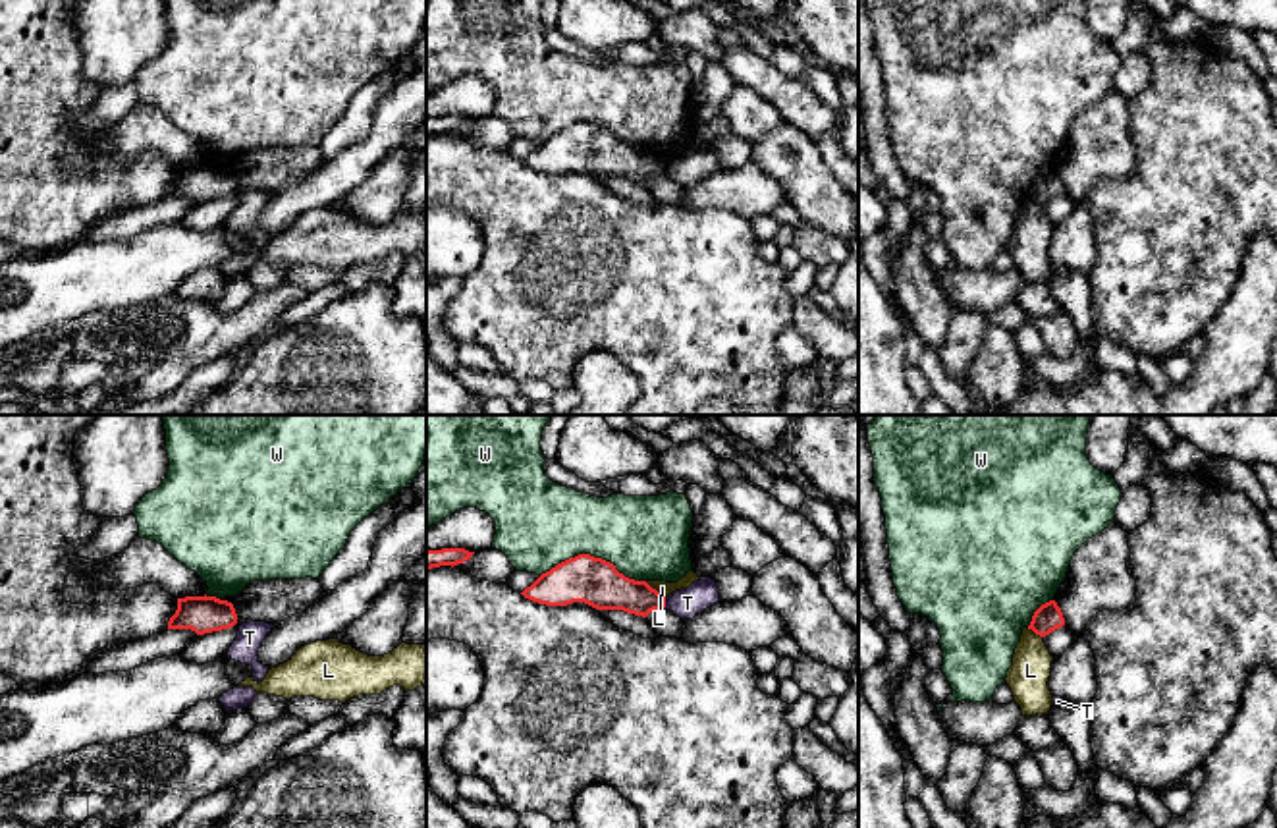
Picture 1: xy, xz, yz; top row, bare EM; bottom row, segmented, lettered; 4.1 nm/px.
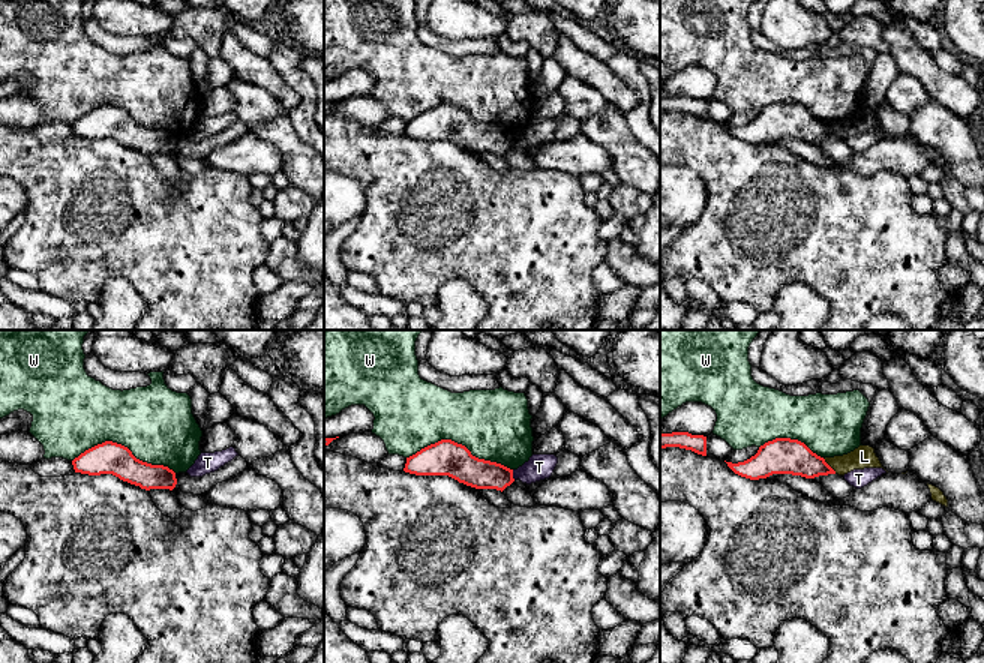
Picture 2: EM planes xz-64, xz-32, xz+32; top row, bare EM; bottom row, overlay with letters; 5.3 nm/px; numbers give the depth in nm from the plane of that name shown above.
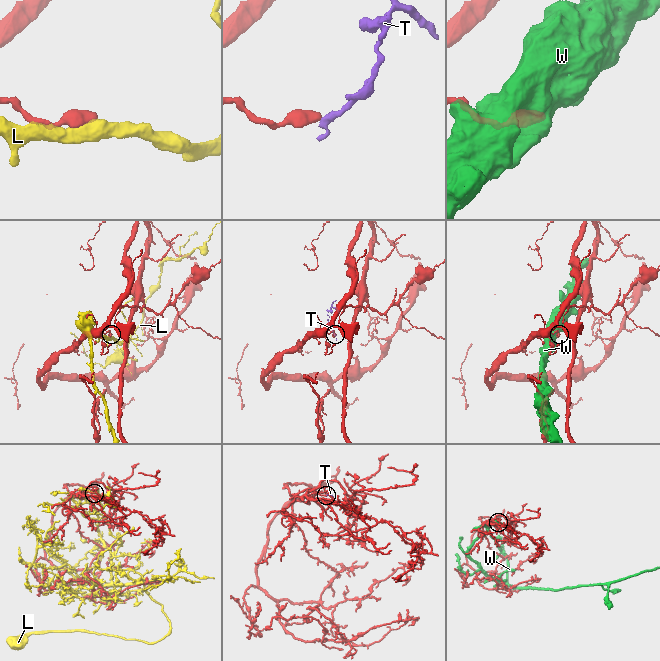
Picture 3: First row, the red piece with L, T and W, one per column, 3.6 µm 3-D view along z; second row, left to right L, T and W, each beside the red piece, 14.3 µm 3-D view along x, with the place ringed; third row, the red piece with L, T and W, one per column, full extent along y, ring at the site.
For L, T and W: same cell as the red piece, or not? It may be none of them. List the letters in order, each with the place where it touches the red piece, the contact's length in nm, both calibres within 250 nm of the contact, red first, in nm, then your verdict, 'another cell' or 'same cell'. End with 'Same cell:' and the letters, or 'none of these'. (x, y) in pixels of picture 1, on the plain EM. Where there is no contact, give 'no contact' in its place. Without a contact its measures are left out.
L: xz (654, 157) | 120 nm | 190/60 nm | another cell
T: xz (664, 170) | 40 nm | 180/120 nm | another cell
W: xz (593, 124) | 440 nm | 200/360 nm | another cell
Same cell: none of these

